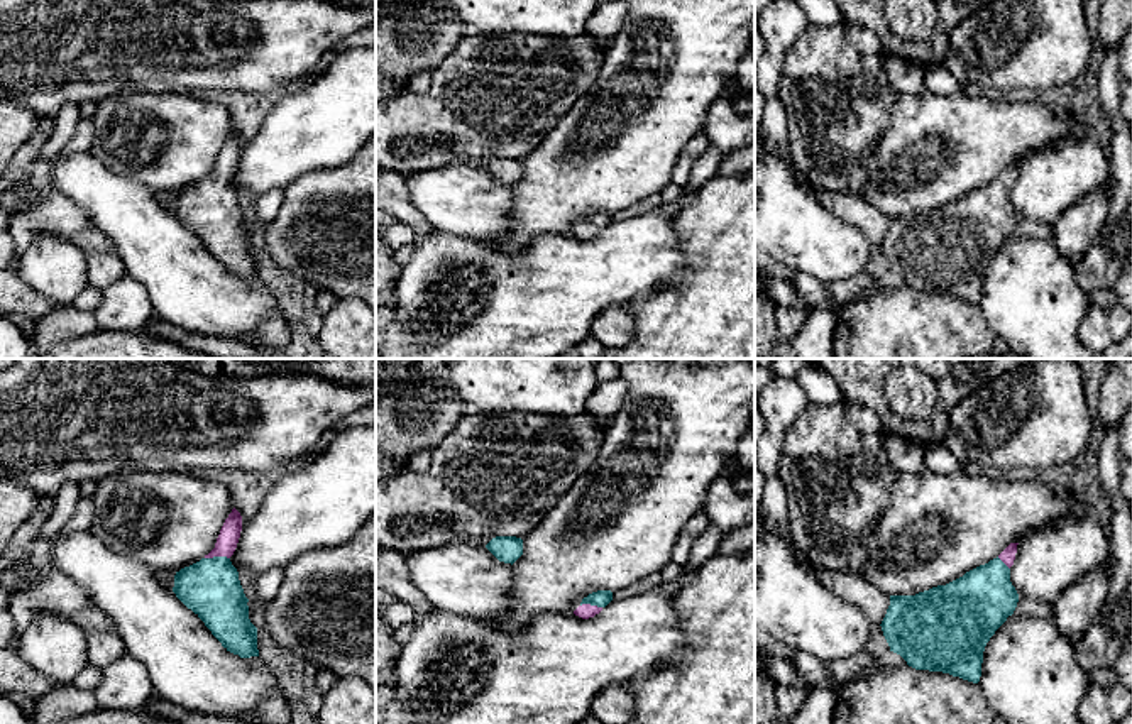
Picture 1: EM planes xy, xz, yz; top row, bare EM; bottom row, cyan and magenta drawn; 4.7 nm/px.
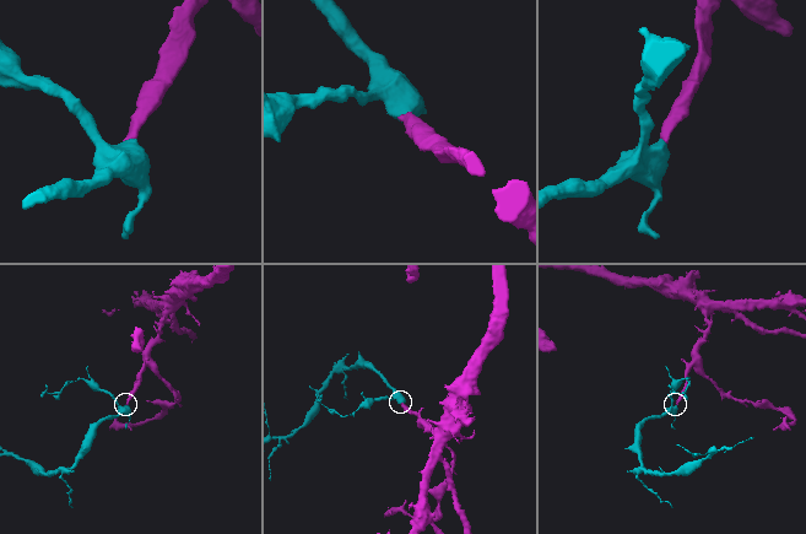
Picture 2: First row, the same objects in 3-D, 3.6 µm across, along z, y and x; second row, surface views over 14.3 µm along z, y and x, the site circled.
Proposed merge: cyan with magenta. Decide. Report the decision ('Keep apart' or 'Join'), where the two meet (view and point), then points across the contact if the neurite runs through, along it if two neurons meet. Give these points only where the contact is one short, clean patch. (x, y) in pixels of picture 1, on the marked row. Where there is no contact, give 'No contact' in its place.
Join. Touches cyan at xy (217, 557). Path across: xy (210, 587), (217, 557), (227, 540)

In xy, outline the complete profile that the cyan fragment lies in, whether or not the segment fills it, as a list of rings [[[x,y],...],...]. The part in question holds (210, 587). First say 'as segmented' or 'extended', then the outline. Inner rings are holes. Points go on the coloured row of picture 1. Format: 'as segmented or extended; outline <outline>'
extended; outline [[[234,507],[225,519],[215,548],[200,562],[174,575],[173,592],[222,643],[240,658],[259,656],[257,628],[249,619],[249,599],[232,565],[242,531],[242,516]]]

